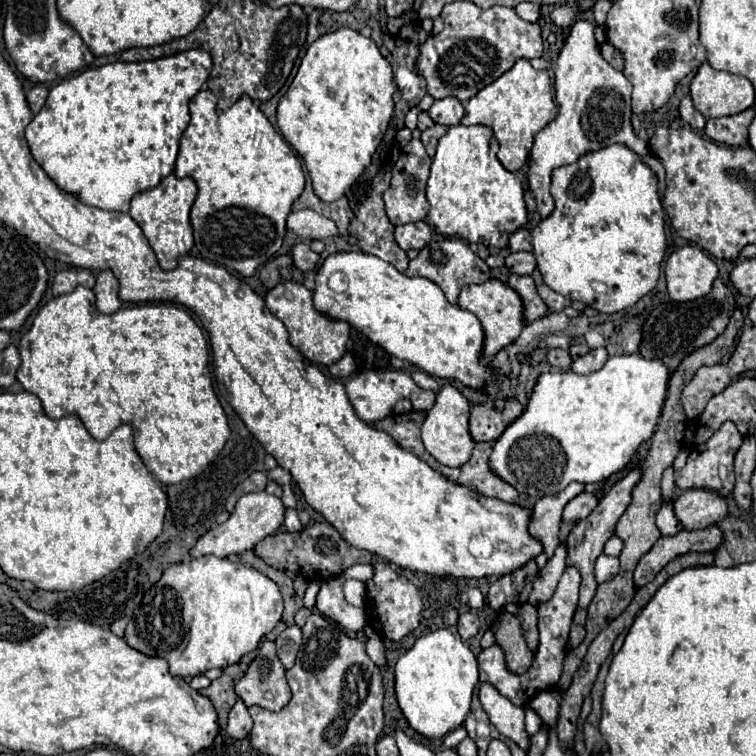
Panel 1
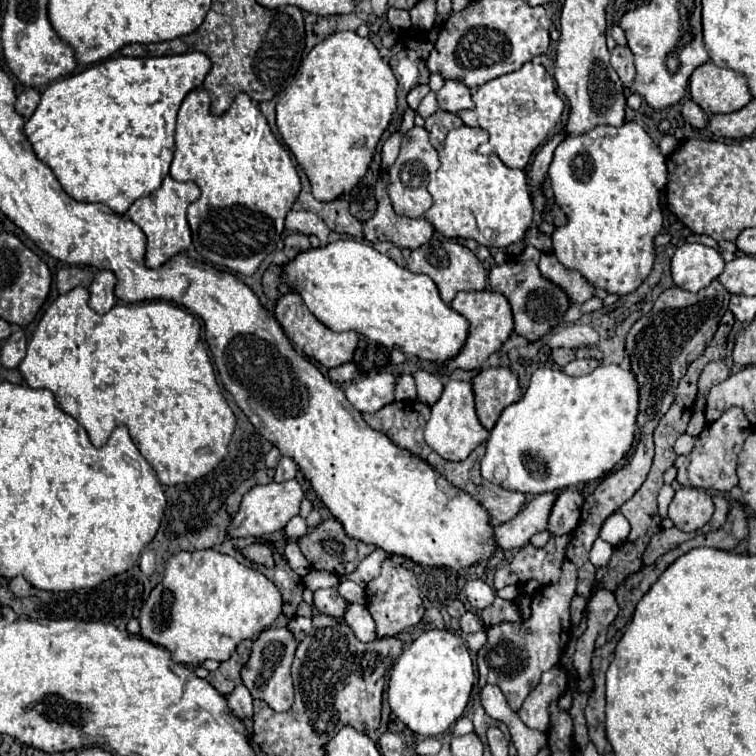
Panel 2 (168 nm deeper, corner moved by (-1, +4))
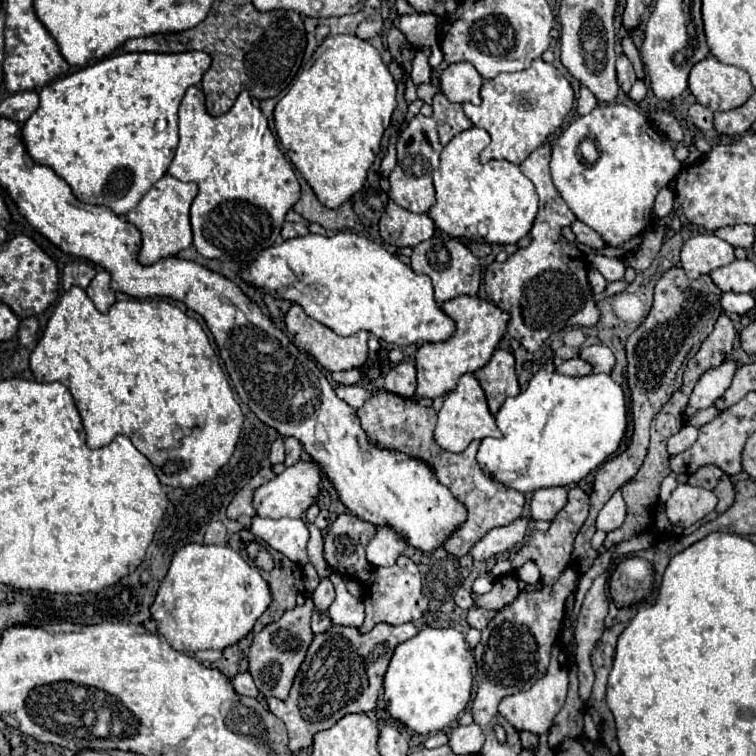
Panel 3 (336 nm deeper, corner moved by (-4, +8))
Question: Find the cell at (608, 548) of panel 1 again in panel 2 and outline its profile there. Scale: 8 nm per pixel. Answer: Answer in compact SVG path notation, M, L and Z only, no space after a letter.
M619 511L613 513L613 515L603 523L601 533L599 533L599 537L601 537L603 541L607 541L609 545L613 545L613 547L621 545L621 543L627 539L627 535L629 535L629 521L627 521Z

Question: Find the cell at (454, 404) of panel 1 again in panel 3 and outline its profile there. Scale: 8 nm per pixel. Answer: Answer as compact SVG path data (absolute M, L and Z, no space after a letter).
M466 373L460 377L458 387L450 391L444 399L444 407L438 413L438 425L436 425L436 443L444 447L446 451L460 453L468 447L470 441L474 439L484 439L484 437L500 437L500 429L496 427L494 415L488 411L488 403L484 397L484 391L478 383L478 379L472 373Z

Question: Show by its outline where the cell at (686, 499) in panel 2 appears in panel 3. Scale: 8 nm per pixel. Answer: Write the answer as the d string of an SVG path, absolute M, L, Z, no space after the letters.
M678 485L666 501L666 515L672 525L690 527L716 507L716 495L702 487Z

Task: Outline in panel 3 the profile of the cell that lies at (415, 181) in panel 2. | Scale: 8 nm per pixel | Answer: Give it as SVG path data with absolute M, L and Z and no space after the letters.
M418 113L400 133L398 143L396 143L396 157L398 163L394 167L394 171L390 173L388 181L390 181L390 191L388 197L400 205L406 211L412 213L428 213L428 209L436 203L434 197L434 185L432 185L432 173L430 169L438 167L440 161L440 151L442 145L438 141L438 131L436 131L436 121L432 117L424 117L422 113Z

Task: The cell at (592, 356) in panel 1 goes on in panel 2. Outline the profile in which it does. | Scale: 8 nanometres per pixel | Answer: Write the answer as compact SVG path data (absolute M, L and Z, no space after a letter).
M575 359L575 361L567 363L567 365L563 367L563 371L565 371L567 375L577 377L577 375L587 375L587 373L591 373L597 365L599 365L597 359Z

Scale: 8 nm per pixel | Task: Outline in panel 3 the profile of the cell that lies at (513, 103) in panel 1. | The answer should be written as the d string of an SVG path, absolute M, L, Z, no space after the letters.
M534 59L532 65L516 73L500 73L494 79L484 81L482 85L482 103L476 107L464 103L466 117L476 125L488 131L492 137L494 159L504 159L520 165L534 149L538 149L544 139L554 133L564 117L574 107L574 89L570 81L552 65L542 59Z

